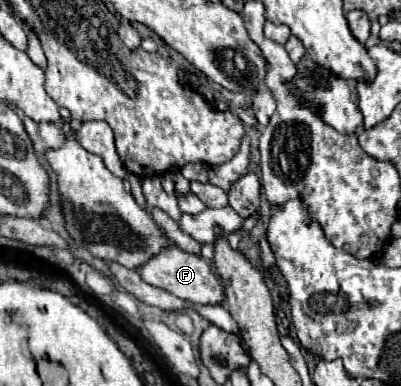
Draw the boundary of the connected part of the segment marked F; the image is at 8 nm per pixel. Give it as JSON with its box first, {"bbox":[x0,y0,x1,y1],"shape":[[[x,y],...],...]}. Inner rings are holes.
{"bbox":[138,244,224,304],"shape":[[[170,244],[170,248],[162,248],[162,252],[158,252],[158,256],[152,256],[146,264],[142,264],[142,268],[138,268],[138,272],[140,272],[142,280],[146,280],[148,284],[164,288],[166,292],[178,296],[184,302],[222,304],[222,300],[224,300],[224,288],[222,288],[218,276],[210,270],[210,264],[202,256],[188,254],[174,244]]]}

